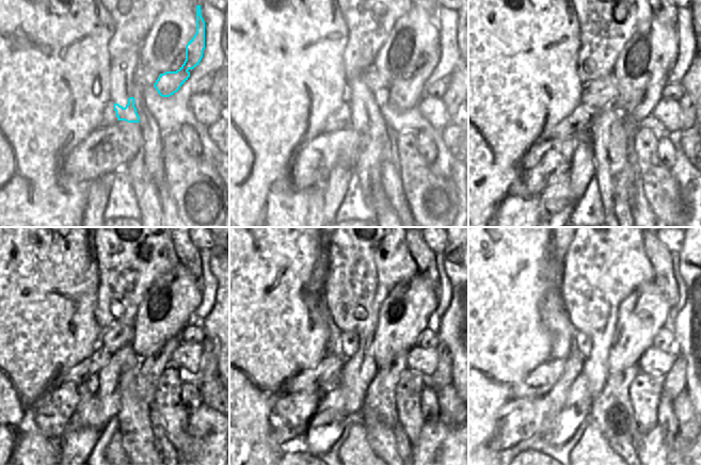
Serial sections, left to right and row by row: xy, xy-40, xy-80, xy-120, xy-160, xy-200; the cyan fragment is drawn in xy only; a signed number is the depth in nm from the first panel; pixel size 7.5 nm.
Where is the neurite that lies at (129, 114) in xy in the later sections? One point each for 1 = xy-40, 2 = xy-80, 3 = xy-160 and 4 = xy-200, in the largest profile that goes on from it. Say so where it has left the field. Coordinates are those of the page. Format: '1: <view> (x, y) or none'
1: xy-40 (367, 119)
2: xy-80 (609, 129)
3: xy-160 (378, 414)
4: xy-200 (611, 413)

